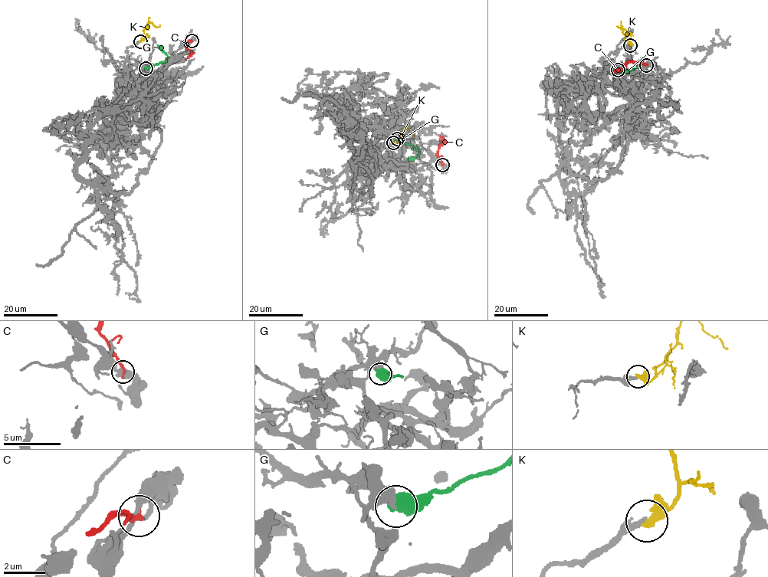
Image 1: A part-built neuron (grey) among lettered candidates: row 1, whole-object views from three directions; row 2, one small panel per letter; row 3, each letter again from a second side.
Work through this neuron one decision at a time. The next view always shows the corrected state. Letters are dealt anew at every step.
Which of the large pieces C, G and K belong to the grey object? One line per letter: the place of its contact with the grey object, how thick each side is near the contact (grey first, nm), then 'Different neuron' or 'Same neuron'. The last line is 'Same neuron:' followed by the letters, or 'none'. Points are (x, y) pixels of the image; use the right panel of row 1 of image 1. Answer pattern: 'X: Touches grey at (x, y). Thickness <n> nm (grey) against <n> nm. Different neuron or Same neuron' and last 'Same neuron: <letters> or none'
C: Touches grey at (646, 65). Thickness 320 nm (grey) against 280 nm. Different neuron
G: Touches grey at (618, 70). Thickness 320 nm (grey) against 700 nm. Same neuron
K: Touches grey at (630, 45). Thickness 300 nm (grey) against 480 nm. Different neuron
Same neuron: G

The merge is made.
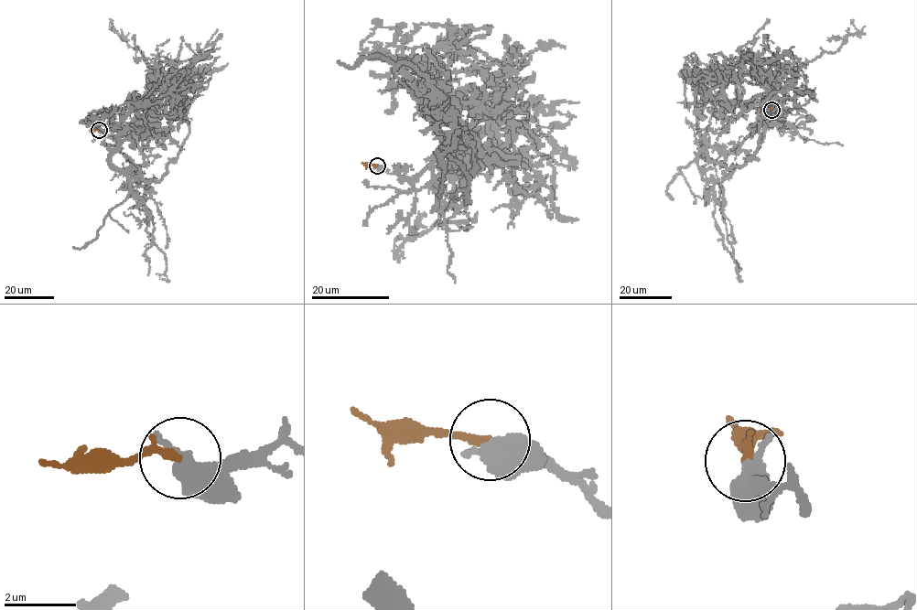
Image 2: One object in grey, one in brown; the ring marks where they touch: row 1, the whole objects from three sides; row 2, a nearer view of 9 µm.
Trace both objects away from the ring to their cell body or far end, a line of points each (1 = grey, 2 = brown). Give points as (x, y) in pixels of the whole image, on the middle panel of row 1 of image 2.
1: (377, 165), (415, 179), (459, 145), (489, 143), (501, 155), (487, 120), (490, 151), (396, 253), (398, 236)
2: (377, 165), (361, 162)

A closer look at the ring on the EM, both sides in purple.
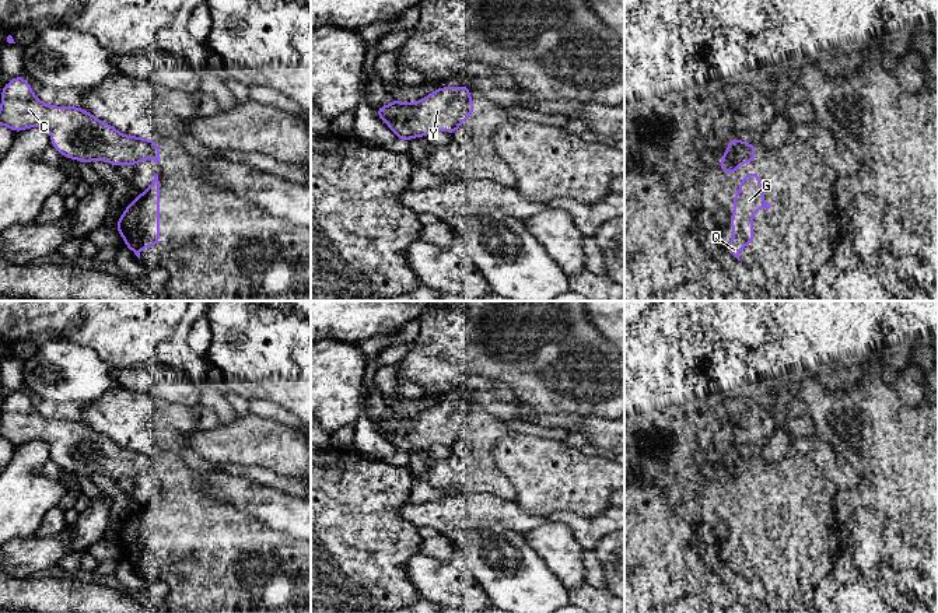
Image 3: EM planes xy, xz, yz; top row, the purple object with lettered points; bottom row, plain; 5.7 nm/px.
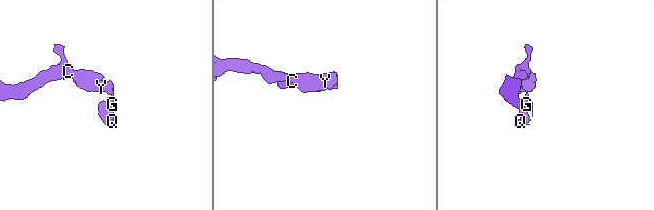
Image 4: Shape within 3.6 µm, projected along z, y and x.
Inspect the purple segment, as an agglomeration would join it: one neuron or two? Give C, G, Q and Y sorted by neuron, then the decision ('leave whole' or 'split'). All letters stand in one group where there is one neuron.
C Y / G Q; split

